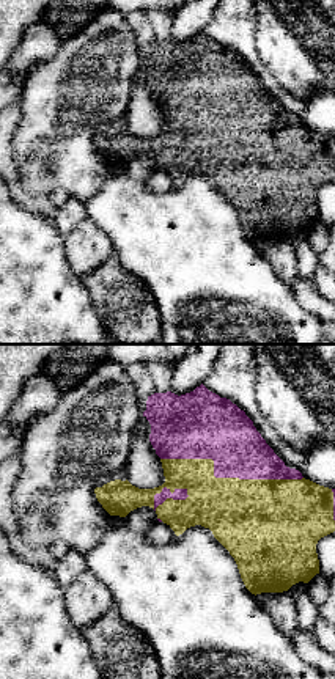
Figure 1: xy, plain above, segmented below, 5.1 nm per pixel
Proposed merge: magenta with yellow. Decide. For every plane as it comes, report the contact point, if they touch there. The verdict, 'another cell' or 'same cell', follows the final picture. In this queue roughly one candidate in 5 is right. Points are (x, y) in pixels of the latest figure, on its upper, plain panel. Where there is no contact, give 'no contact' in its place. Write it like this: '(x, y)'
(225, 124)

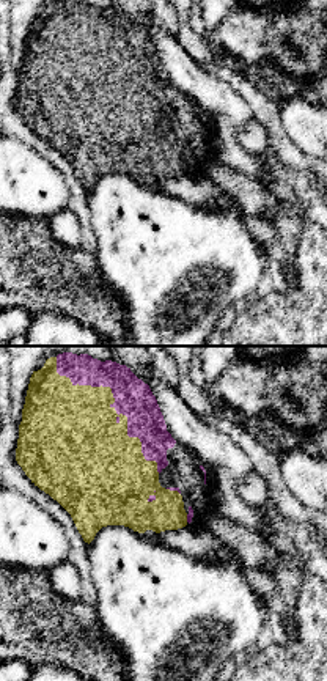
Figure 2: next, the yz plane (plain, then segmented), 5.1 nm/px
(112, 54)

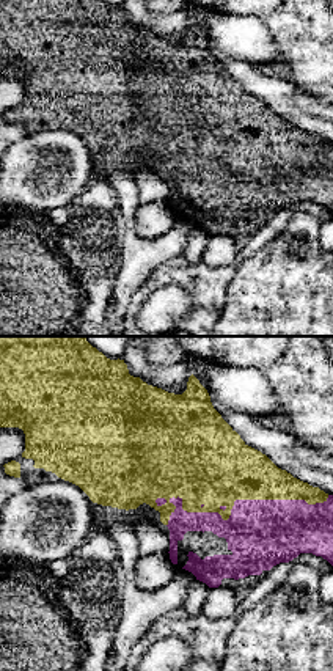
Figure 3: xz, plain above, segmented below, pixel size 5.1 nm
(234, 151)

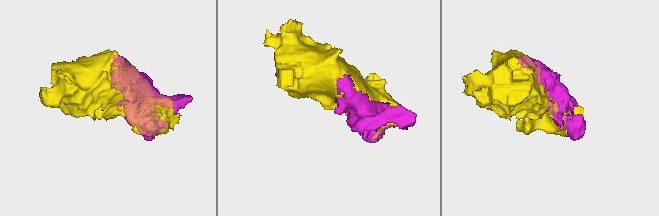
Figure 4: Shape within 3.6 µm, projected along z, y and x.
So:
same cell

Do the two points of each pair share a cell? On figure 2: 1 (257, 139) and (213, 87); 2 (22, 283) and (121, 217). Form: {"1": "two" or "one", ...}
{"1": "two", "2": "two"}

